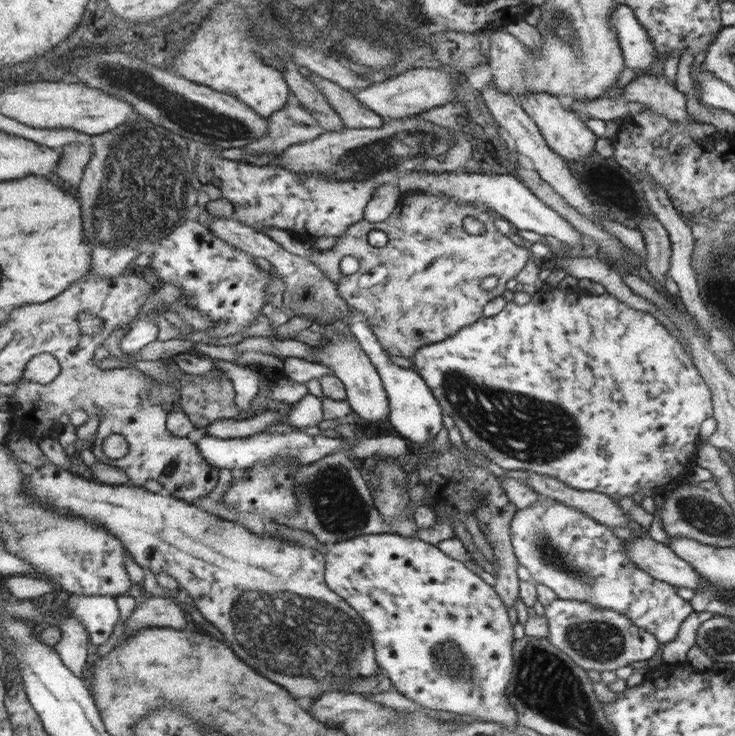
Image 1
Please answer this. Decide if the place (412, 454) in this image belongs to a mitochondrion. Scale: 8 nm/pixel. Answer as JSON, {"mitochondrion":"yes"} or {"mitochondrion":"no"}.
{"mitochondrion":"no"}

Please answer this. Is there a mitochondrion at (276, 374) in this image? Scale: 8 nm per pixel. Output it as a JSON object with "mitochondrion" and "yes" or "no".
{"mitochondrion":"no"}

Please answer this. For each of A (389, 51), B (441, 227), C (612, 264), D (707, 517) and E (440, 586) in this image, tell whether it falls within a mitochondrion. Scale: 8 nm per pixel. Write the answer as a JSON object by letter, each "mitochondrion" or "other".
{"A":"mitochondrion","B":"other","C":"other","D":"mitochondrion","E":"other"}

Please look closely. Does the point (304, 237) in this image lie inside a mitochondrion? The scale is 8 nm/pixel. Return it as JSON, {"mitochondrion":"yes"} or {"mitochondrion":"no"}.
{"mitochondrion":"no"}

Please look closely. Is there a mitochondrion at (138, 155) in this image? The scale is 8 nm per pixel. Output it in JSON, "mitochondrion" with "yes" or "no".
{"mitochondrion":"yes"}

